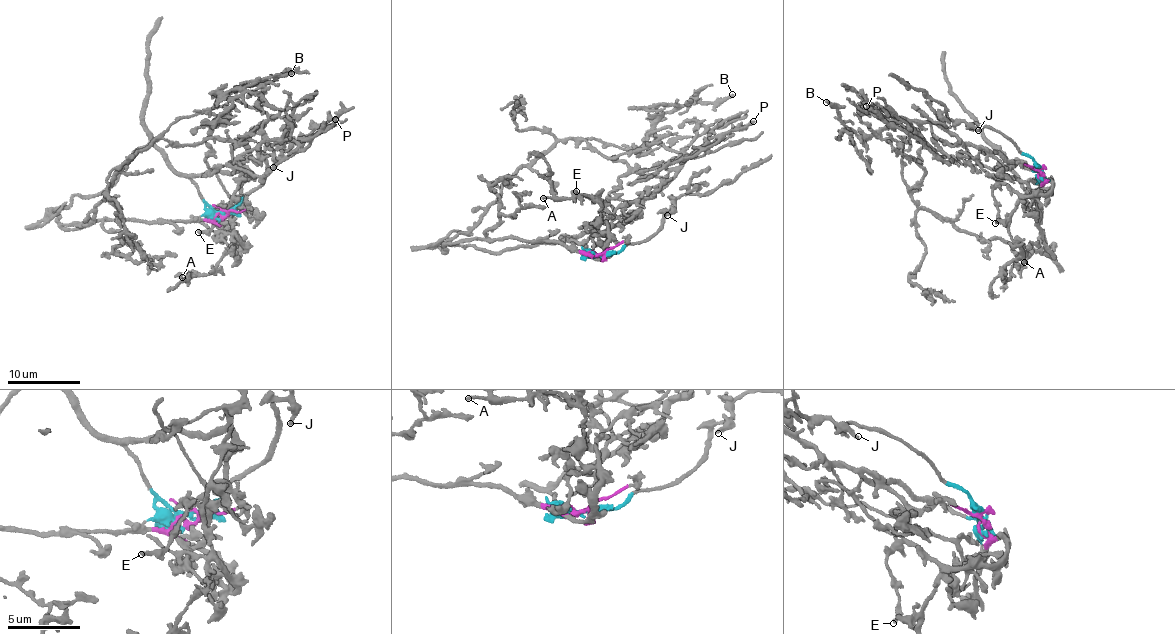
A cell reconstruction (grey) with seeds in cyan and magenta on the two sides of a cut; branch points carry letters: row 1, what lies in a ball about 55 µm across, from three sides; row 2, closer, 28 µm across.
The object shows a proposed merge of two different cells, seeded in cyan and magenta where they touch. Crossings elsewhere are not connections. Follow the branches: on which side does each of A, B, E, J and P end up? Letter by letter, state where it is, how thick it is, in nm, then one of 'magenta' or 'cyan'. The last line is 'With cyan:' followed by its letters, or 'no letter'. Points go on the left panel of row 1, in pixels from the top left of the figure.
A: (182, 277) | 240 nm | magenta
B: (291, 73) | 200 nm | cyan
E: (198, 232) | 240 nm | magenta
J: (273, 167) | 280 nm | cyan
P: (335, 119) | 260 nm | cyan
With cyan: B, J, P

